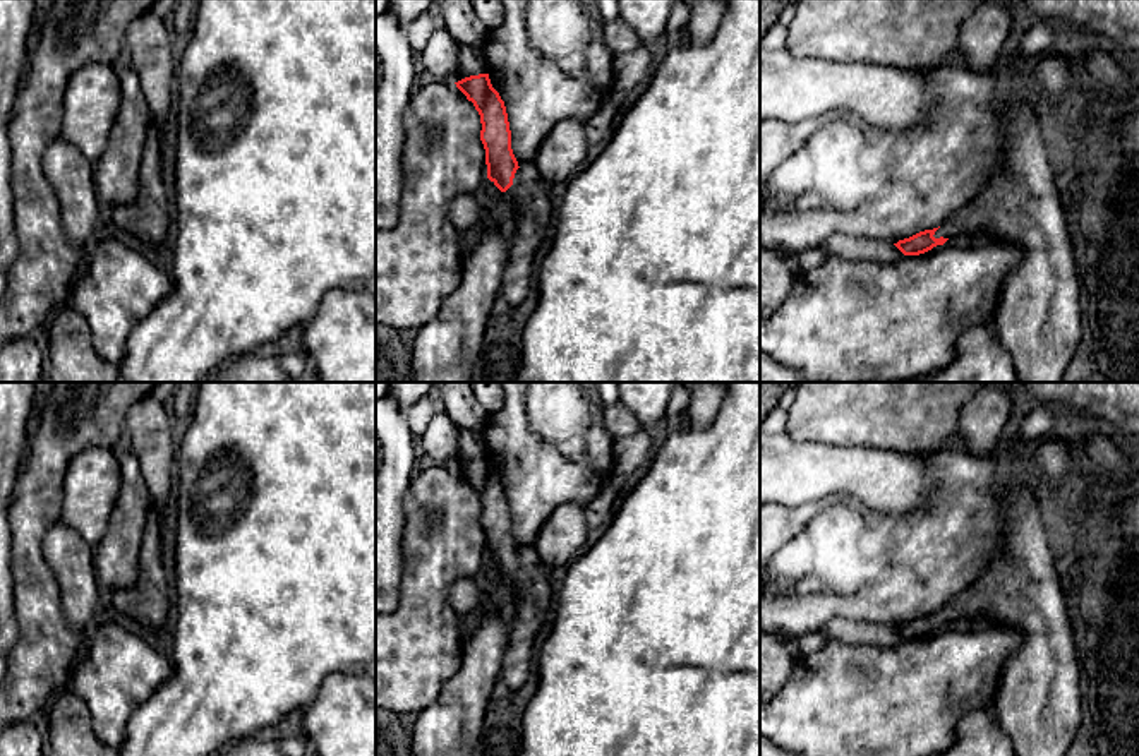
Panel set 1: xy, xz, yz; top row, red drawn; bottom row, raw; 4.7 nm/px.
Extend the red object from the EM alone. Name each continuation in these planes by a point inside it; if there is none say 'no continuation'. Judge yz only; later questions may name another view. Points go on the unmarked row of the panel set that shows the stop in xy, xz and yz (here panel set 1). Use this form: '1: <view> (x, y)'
1: yz (1038, 703)

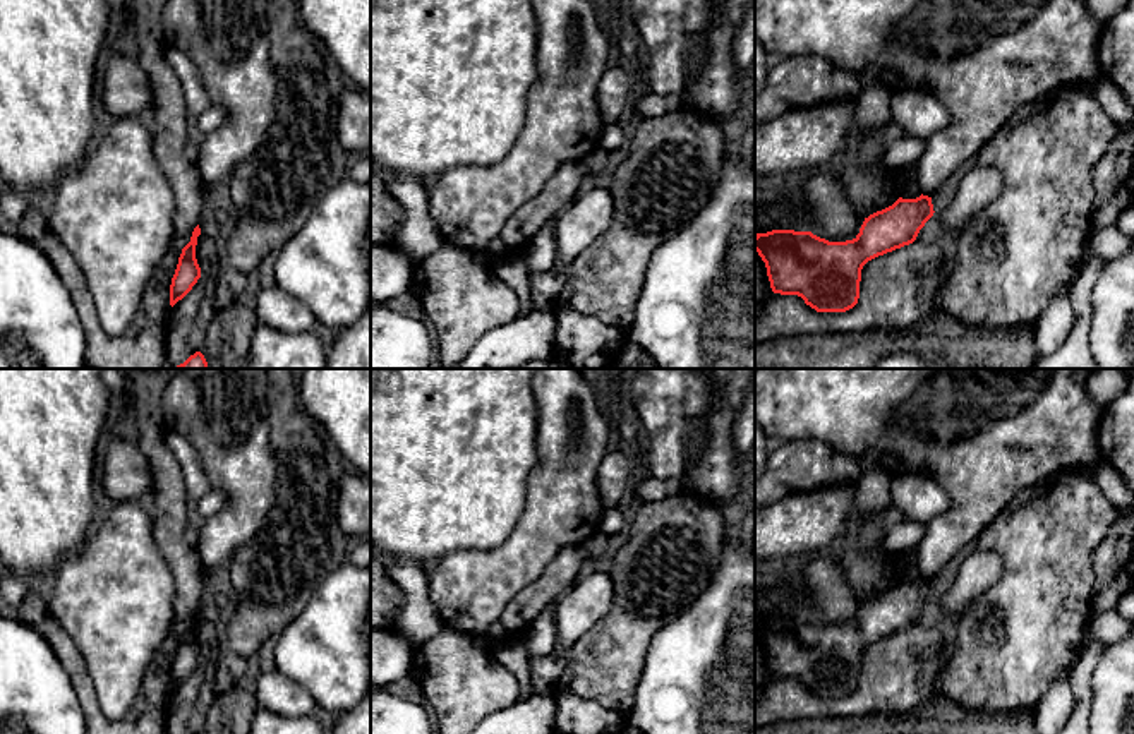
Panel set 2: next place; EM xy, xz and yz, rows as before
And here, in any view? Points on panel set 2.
no continuation

